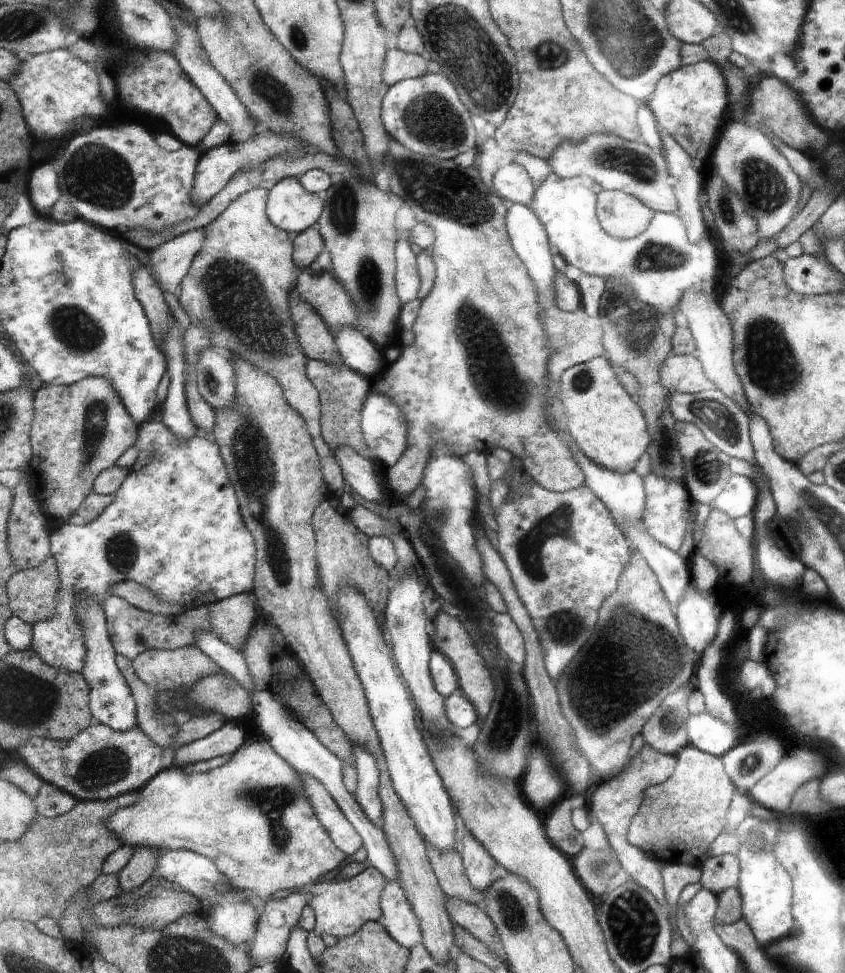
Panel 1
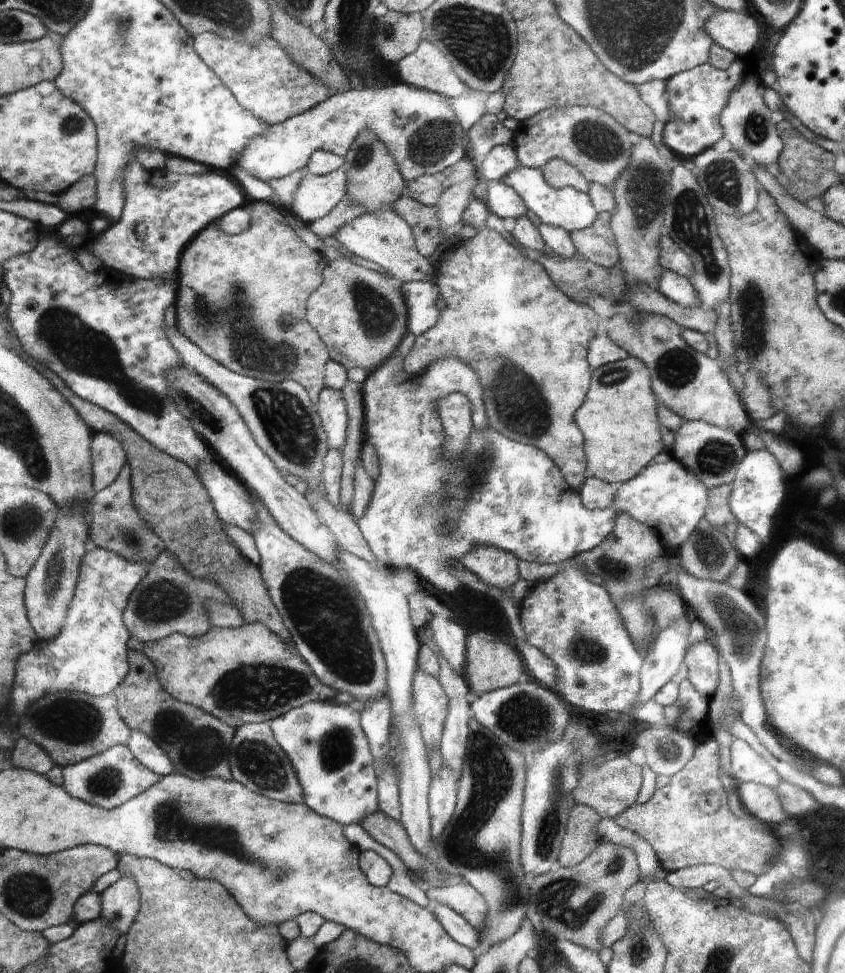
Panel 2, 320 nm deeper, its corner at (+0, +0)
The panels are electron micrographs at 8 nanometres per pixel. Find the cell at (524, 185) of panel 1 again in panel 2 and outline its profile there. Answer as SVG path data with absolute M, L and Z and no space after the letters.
M496 145L482 161L478 175L489 183L501 181L503 176L517 168L519 160L511 145Z

